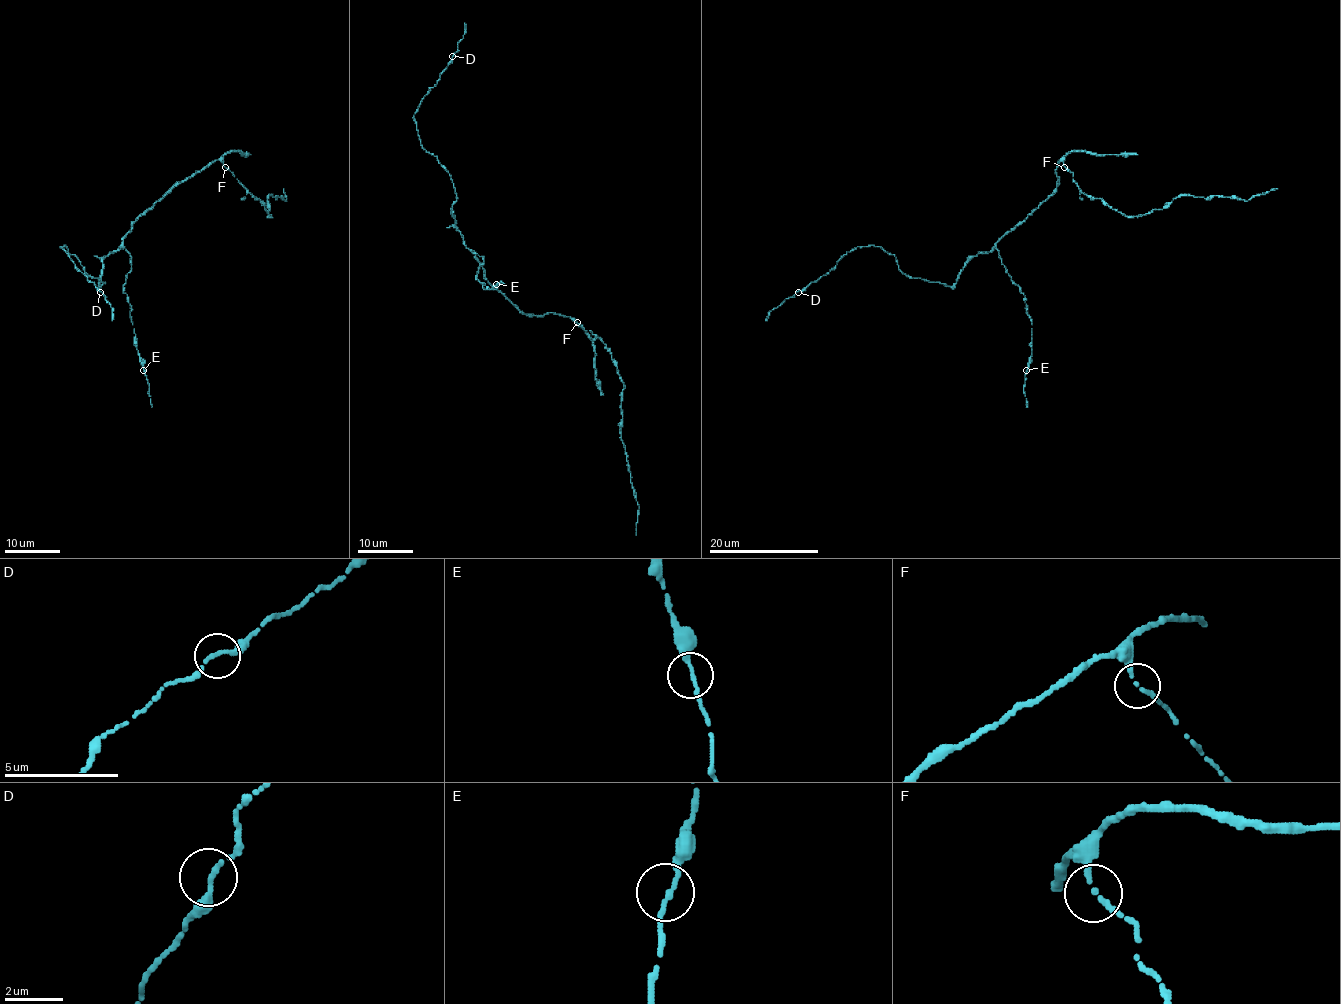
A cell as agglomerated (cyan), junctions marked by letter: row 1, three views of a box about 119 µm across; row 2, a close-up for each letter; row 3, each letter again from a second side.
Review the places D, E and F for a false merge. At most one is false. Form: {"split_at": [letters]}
{"split_at": []}

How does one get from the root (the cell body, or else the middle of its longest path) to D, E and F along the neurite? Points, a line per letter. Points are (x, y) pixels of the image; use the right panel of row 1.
D: (1030, 213), (989, 252), (973, 256), (952, 286), (909, 278), (893, 254), (868, 245), (848, 252), (798, 292)
E: (1030, 213), (995, 245), (1006, 271), (1025, 296), (1026, 311), (1032, 322), (1032, 355), (1026, 370)
F: (1030, 213), (1056, 189), (1055, 171), (1059, 160), (1065, 167)

